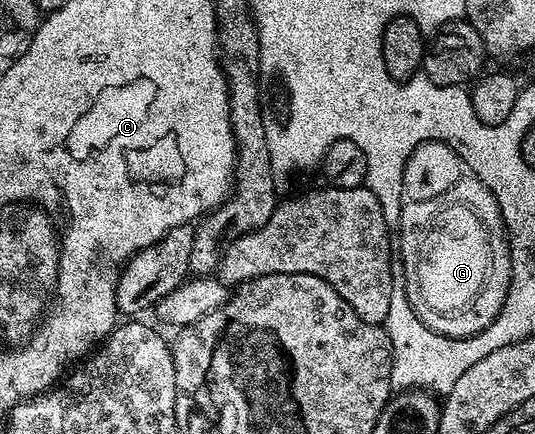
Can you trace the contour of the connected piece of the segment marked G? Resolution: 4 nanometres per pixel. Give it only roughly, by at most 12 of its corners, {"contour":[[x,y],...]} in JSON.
{"contour":[[461,177],[414,198],[398,229],[405,288],[462,339],[511,280],[495,196]]}

